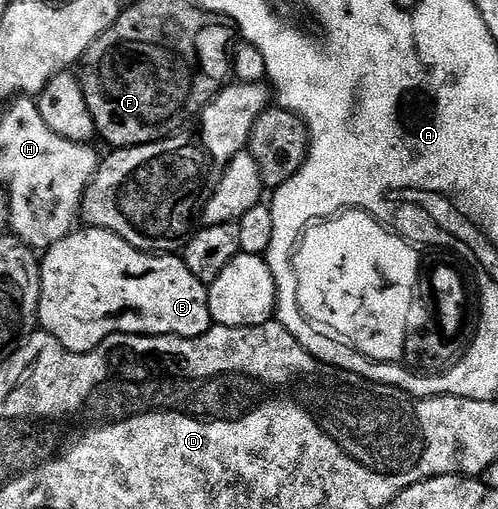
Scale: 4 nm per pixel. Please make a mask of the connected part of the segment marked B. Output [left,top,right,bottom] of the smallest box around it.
[38,230,213,352]

